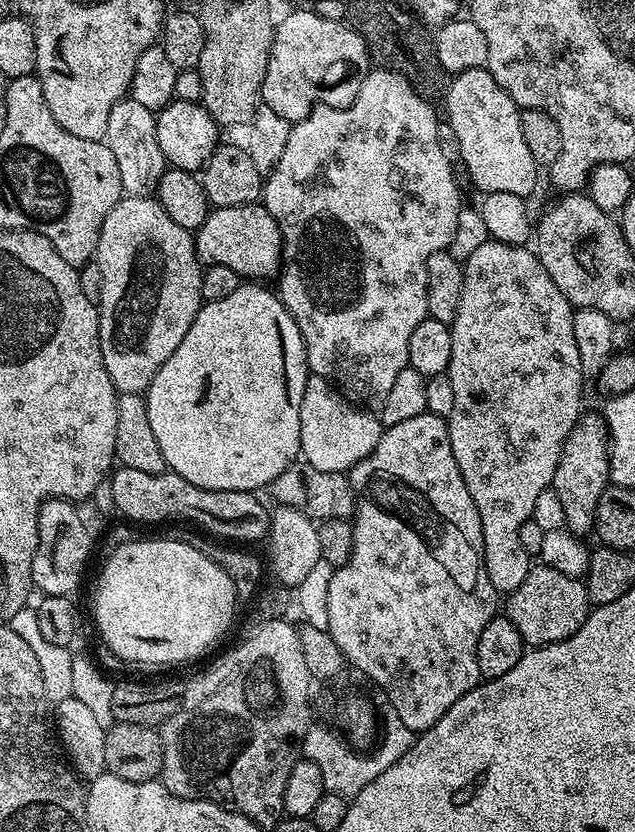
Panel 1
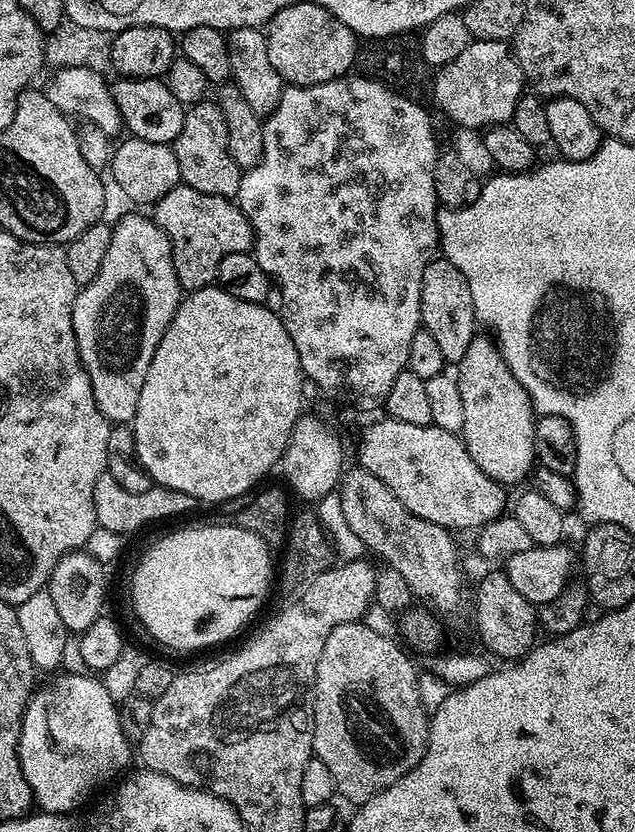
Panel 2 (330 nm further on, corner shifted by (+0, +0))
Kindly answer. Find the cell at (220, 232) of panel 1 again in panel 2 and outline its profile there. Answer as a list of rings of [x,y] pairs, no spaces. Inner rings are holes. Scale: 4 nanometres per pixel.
[[[181,182],[154,205],[154,212],[156,225],[168,236],[176,277],[185,293],[209,287],[215,281],[218,262],[222,262],[226,254],[253,251],[250,222],[239,203],[227,196],[202,194]]]

